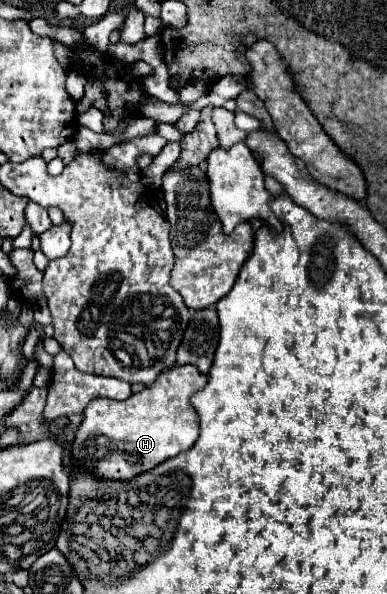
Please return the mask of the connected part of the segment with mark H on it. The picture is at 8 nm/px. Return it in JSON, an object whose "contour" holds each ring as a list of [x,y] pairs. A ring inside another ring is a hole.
{"contour":[[[176,365],[164,373],[146,389],[130,395],[126,401],[94,399],[84,409],[84,421],[78,427],[76,441],[72,445],[72,457],[86,469],[104,479],[130,479],[160,465],[164,459],[176,457],[188,451],[198,439],[198,415],[190,405],[190,395],[206,385],[208,377],[196,369],[196,365]]]}

